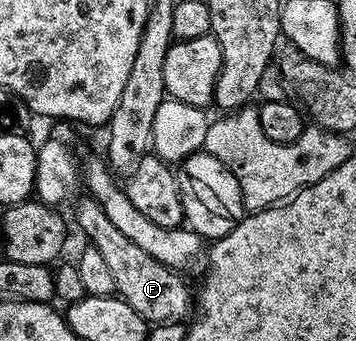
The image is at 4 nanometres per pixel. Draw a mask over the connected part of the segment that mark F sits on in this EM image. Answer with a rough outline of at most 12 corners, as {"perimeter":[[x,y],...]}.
{"perimeter":[[90,196],[75,222],[114,293],[148,324],[193,314],[184,275],[137,248]]}

